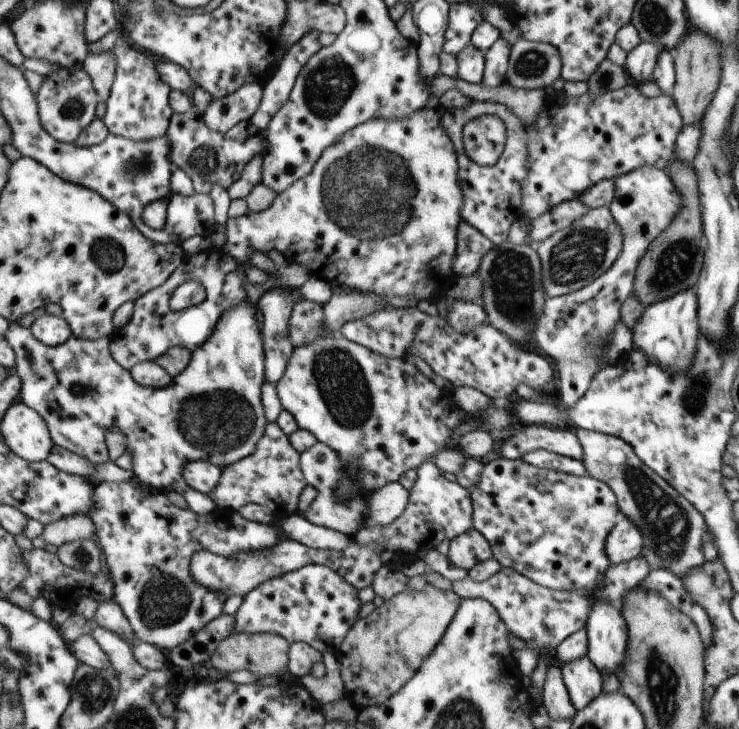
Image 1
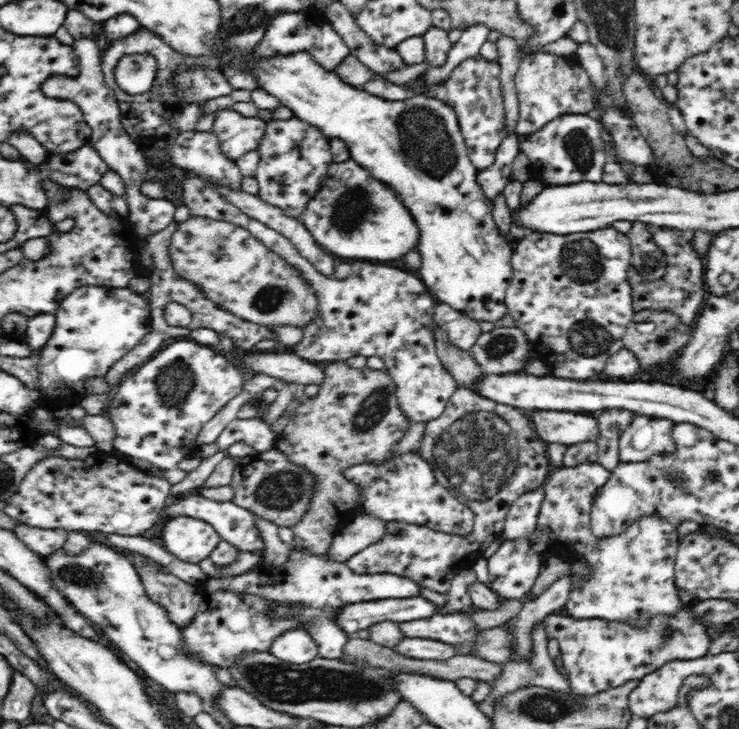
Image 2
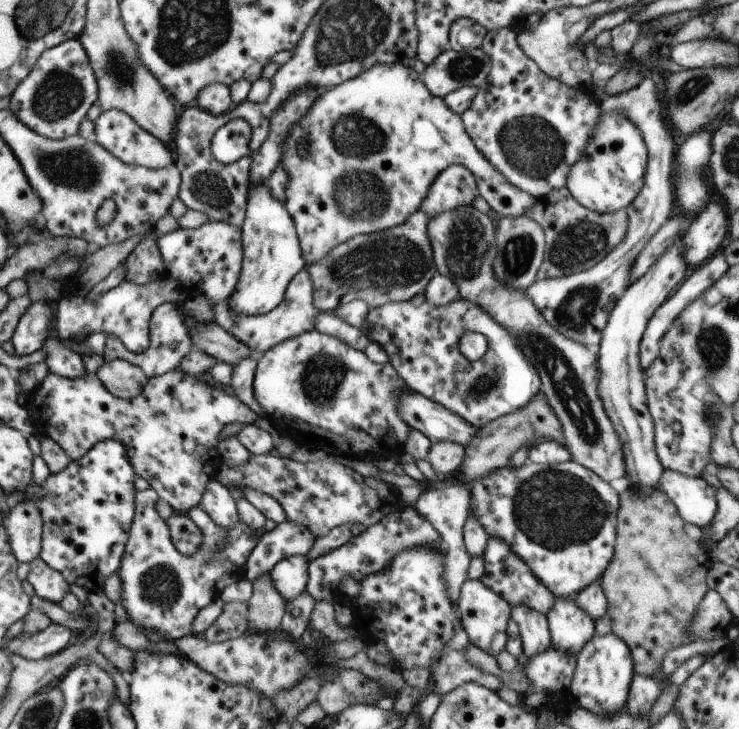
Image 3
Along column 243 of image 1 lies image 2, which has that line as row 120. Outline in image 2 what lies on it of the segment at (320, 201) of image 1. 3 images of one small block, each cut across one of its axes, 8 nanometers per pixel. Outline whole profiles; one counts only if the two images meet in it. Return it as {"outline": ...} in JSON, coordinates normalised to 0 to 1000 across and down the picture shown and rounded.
{"outline":[[[300,151],[292,158],[284,180],[292,188],[299,210],[318,224],[330,211],[349,204],[361,170],[359,163],[333,162],[322,152]]]}

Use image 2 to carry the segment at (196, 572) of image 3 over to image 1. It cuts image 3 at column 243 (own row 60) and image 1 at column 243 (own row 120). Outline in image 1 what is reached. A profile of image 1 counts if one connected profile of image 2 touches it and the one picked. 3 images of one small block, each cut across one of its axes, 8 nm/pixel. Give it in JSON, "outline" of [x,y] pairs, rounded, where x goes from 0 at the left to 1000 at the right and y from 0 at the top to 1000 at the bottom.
{"outline":[[[183,653],[169,661],[137,661],[124,672],[124,693],[119,700],[119,709],[127,722],[129,742],[137,749],[142,774],[147,779],[147,793],[154,807],[153,826],[165,837],[187,879],[226,893],[258,875],[279,853],[296,845],[306,822],[304,816],[283,811],[260,794],[254,774],[263,757],[279,754],[309,764],[326,756],[360,756],[373,745],[378,728],[422,753],[464,754],[475,741],[475,737],[455,727],[421,719],[410,708],[405,708],[403,702],[378,712],[378,719],[357,720],[332,713],[322,701],[313,698],[292,698],[268,706],[256,698],[234,693],[223,676],[188,661]]]}

